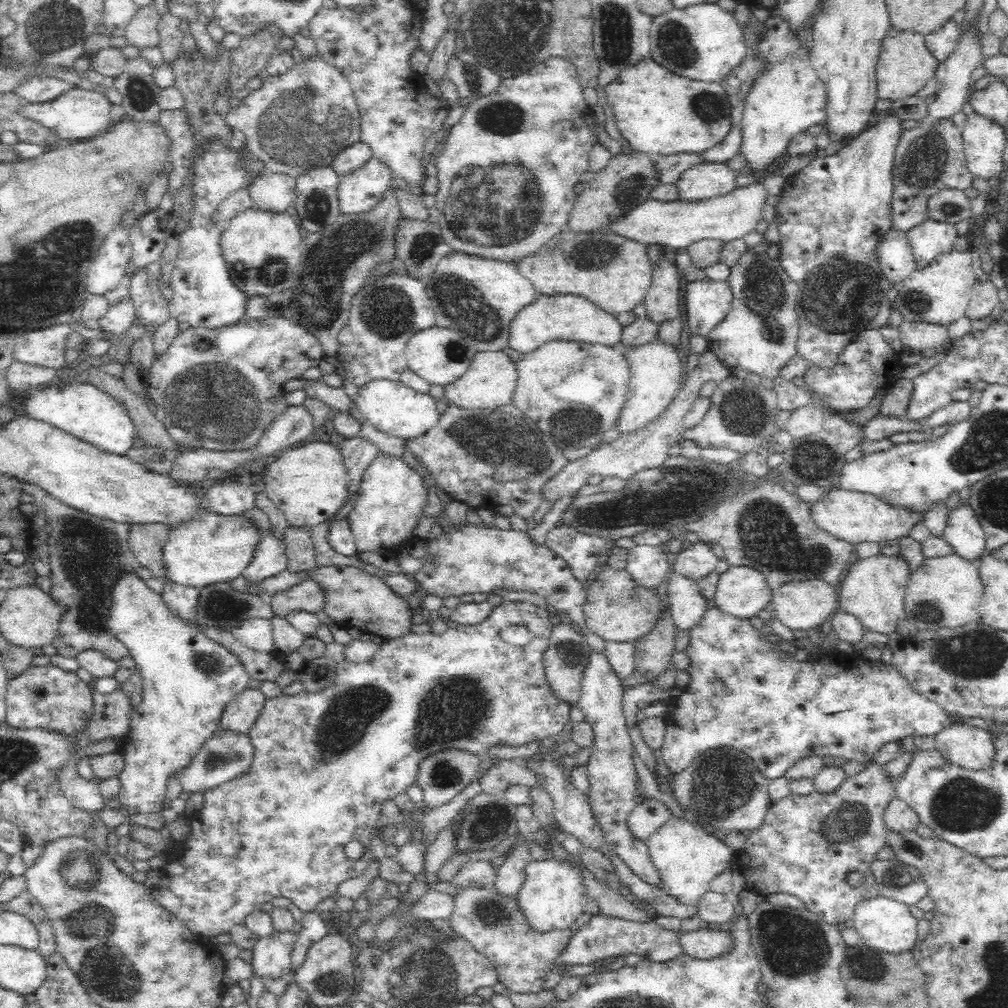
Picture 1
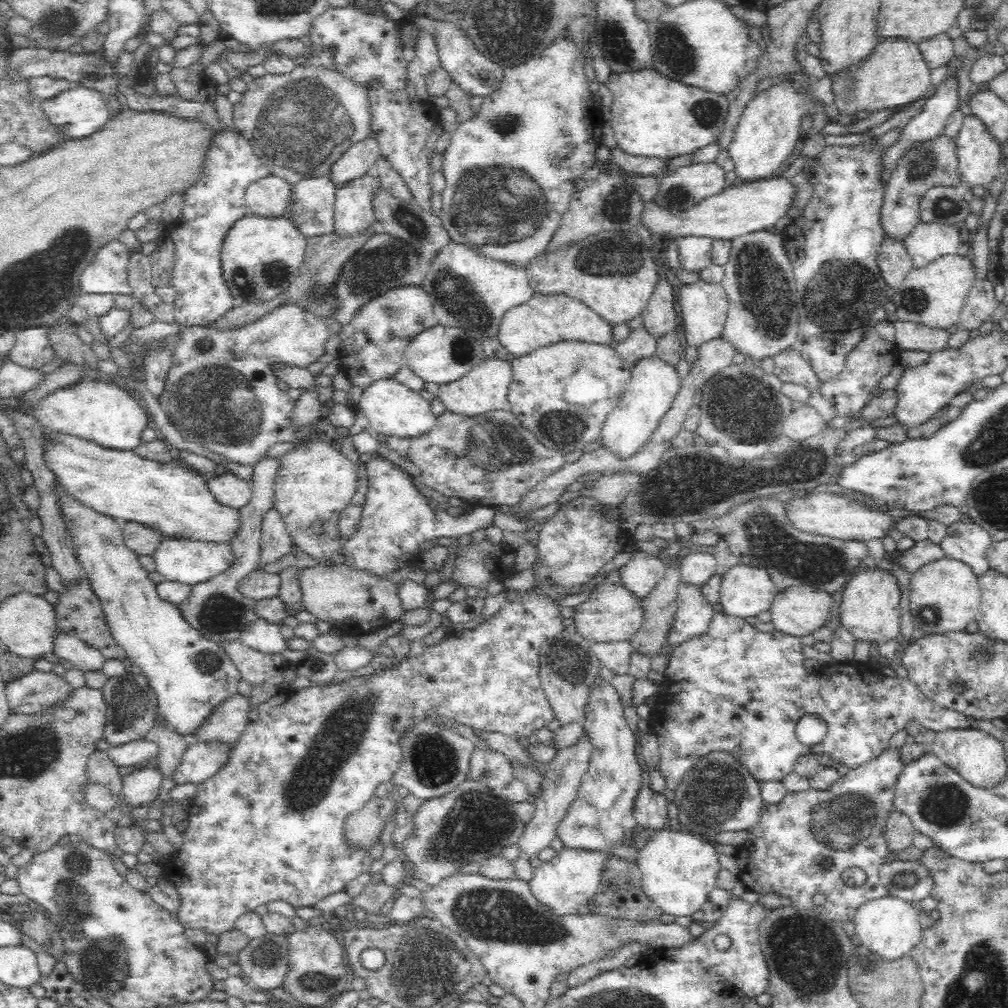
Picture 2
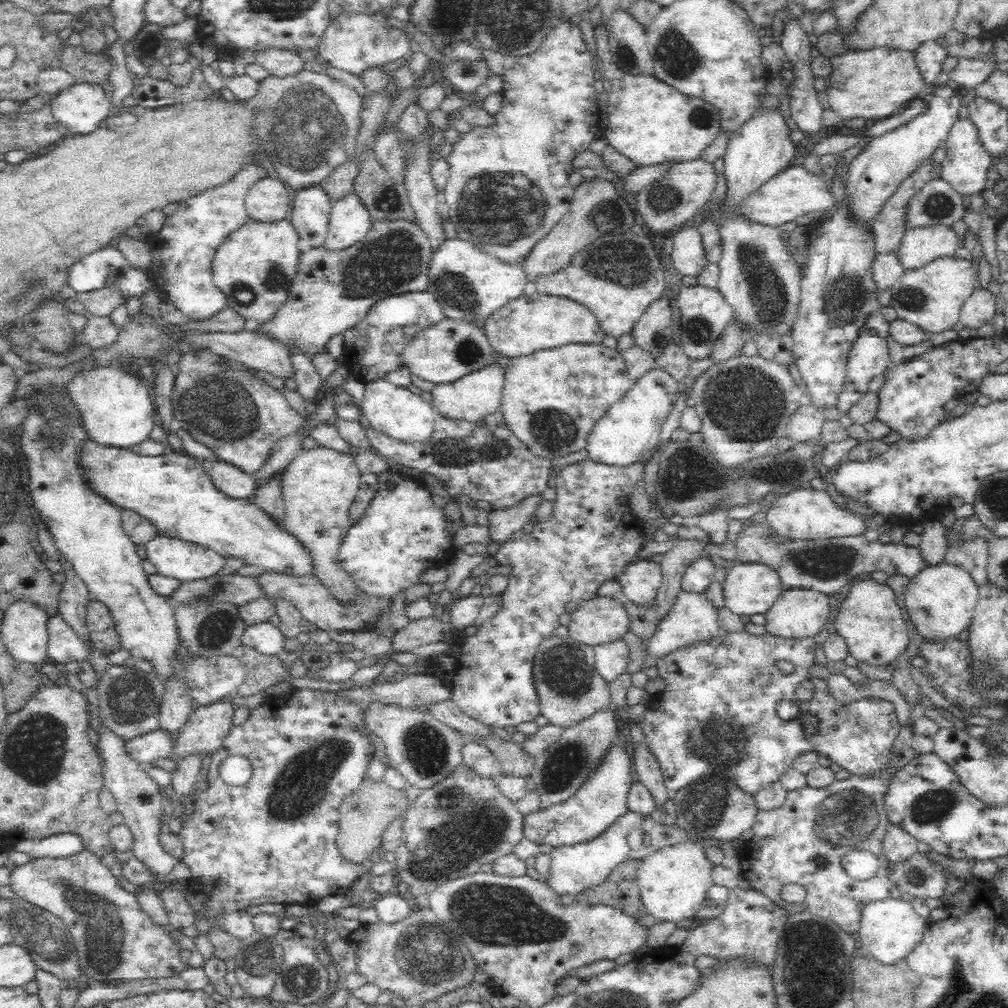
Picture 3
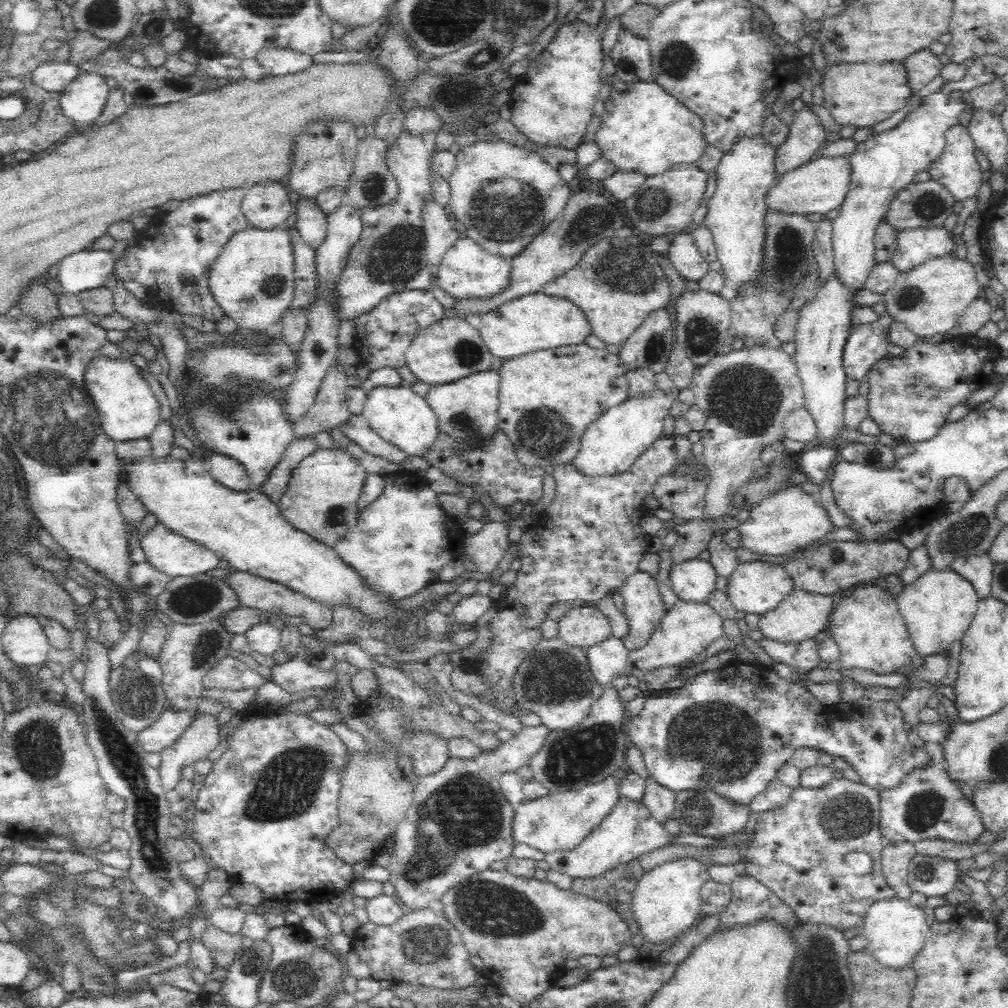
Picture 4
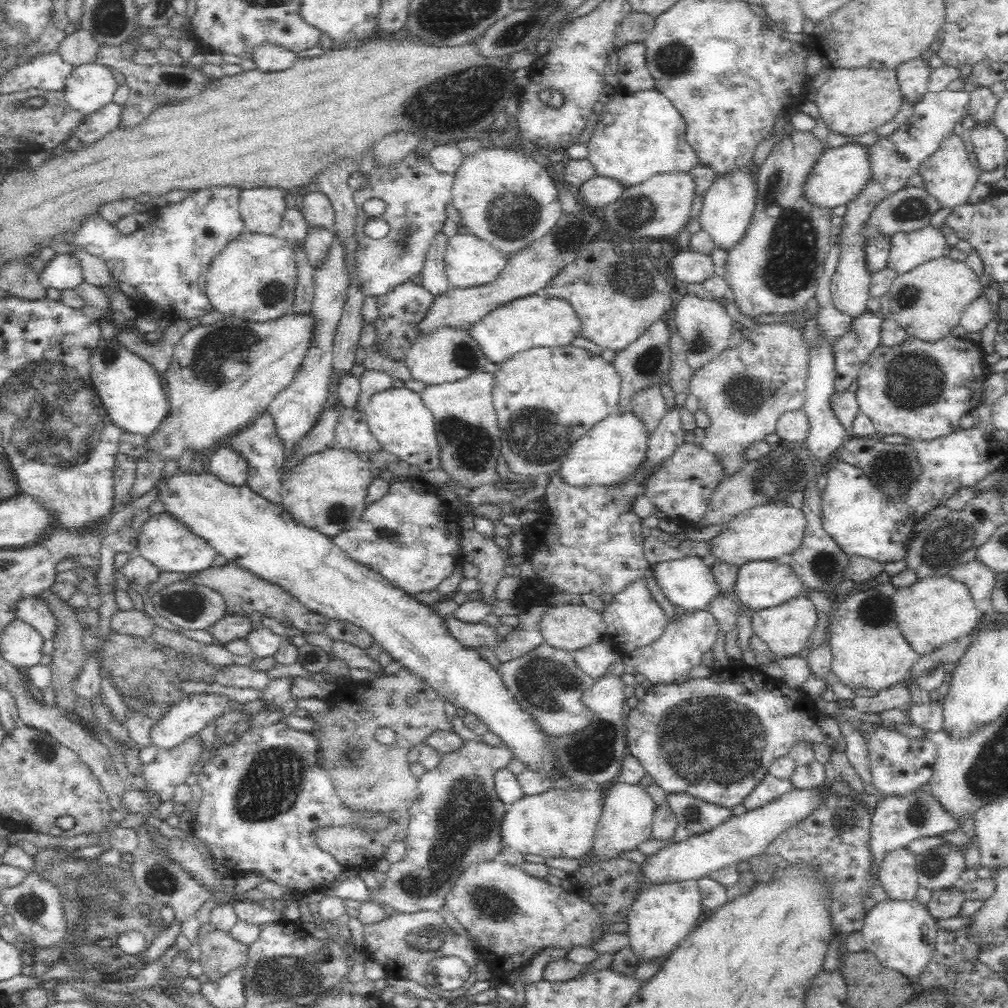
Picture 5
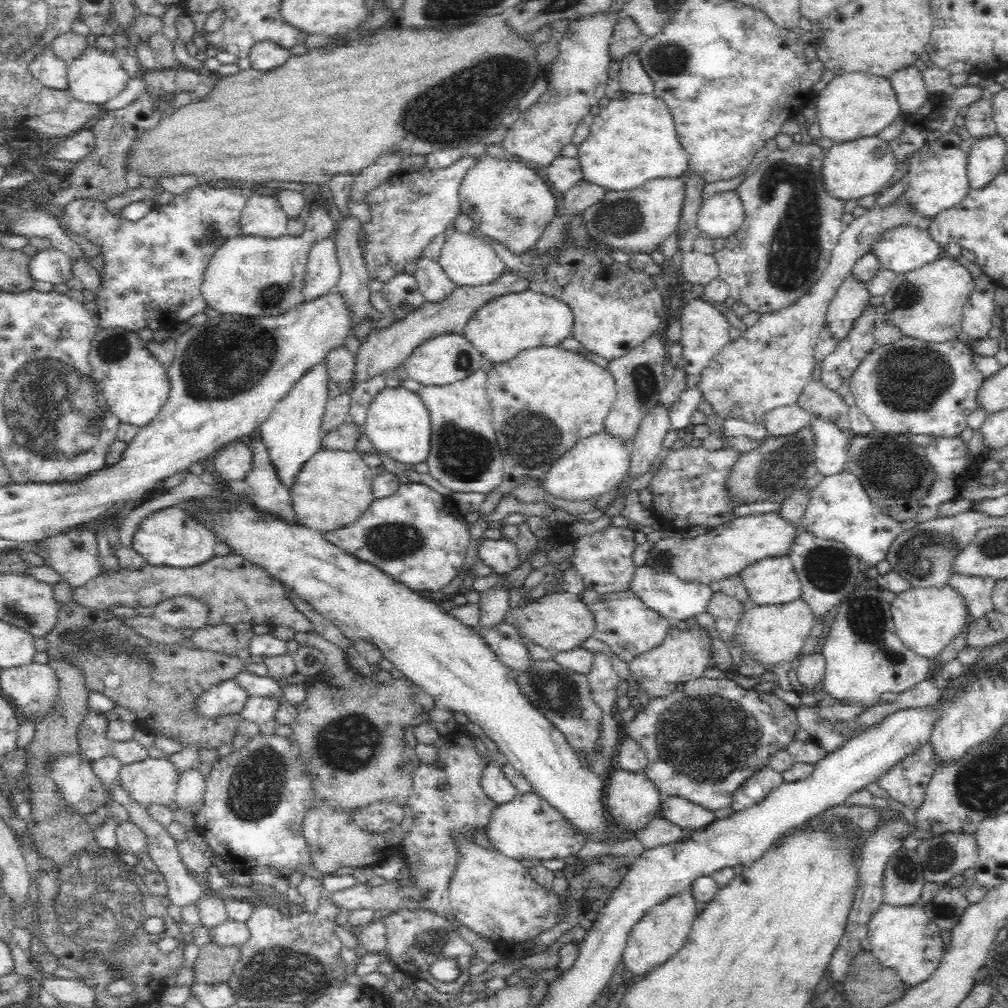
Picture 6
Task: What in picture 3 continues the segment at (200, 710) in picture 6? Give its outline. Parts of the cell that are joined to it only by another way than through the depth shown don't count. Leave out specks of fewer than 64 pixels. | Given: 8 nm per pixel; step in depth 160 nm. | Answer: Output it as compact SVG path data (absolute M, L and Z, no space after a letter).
M156 730L149 734L124 741L124 753L140 766L152 764L157 759L168 759L172 756L174 744L166 733Z

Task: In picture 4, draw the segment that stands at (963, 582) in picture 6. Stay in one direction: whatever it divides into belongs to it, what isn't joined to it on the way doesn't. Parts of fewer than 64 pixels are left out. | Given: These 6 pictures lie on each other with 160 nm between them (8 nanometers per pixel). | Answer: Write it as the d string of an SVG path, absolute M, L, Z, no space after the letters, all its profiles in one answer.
M988 552L956 557L950 567L972 582L978 598L991 595L993 560Z

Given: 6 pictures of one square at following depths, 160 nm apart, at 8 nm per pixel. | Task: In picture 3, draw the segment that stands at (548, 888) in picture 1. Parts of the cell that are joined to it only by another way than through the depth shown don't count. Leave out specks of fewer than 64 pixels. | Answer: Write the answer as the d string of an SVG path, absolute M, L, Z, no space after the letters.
M632 811L622 816L602 837L590 842L554 847L551 852L550 868L544 882L558 896L577 896L586 888L603 883L612 869L625 860L636 860L652 854L656 849L689 840L682 828L677 825L665 826L654 822L651 817L642 817Z

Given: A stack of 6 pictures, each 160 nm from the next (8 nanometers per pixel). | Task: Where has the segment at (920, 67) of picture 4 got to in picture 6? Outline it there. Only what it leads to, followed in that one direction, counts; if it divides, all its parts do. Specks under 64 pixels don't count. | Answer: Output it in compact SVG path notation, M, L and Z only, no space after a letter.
M907 66L894 71L889 76L898 97L898 102L903 115L916 110L925 100L928 100L930 93L926 88L922 71L916 66Z

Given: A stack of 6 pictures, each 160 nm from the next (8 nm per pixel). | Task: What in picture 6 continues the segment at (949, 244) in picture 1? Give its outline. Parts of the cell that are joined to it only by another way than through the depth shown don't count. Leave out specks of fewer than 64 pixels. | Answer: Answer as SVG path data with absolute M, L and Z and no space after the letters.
M912 225L886 232L882 236L882 240L872 246L871 251L880 259L882 268L892 270L899 276L904 276L908 272L931 264L934 260L944 255L944 247L931 238L928 229L920 230L920 228Z

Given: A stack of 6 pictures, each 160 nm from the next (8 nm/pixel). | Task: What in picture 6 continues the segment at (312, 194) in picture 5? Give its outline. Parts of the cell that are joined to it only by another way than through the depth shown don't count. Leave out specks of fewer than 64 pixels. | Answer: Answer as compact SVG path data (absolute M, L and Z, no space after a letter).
M327 198L314 201L306 213L303 236L279 238L239 235L215 251L204 272L201 293L210 308L225 315L267 317L284 314L304 302L304 276L310 246L335 230L333 209Z

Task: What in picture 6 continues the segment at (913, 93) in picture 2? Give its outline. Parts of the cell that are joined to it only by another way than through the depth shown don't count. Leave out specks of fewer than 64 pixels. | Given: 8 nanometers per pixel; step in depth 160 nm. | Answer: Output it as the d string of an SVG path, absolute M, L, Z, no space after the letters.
M856 71L834 76L826 88L820 91L816 118L821 130L820 136L842 143L875 136L900 114L898 97L889 77Z

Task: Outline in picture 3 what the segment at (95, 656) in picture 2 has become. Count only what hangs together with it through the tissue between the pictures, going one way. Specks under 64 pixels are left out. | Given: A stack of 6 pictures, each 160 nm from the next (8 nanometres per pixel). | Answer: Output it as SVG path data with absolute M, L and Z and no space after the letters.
M58 610L48 620L48 634L47 656L54 664L63 667L72 660L88 664L92 660L88 643L76 634Z

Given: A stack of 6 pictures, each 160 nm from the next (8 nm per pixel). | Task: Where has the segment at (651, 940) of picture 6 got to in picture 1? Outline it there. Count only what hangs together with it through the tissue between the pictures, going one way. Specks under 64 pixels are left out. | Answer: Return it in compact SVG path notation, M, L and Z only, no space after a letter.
M673 813L644 844L662 875L664 886L660 888L686 905L697 904L699 898L709 891L712 879L730 868L734 854L724 844L723 835L697 822L690 822L686 817L678 818Z

